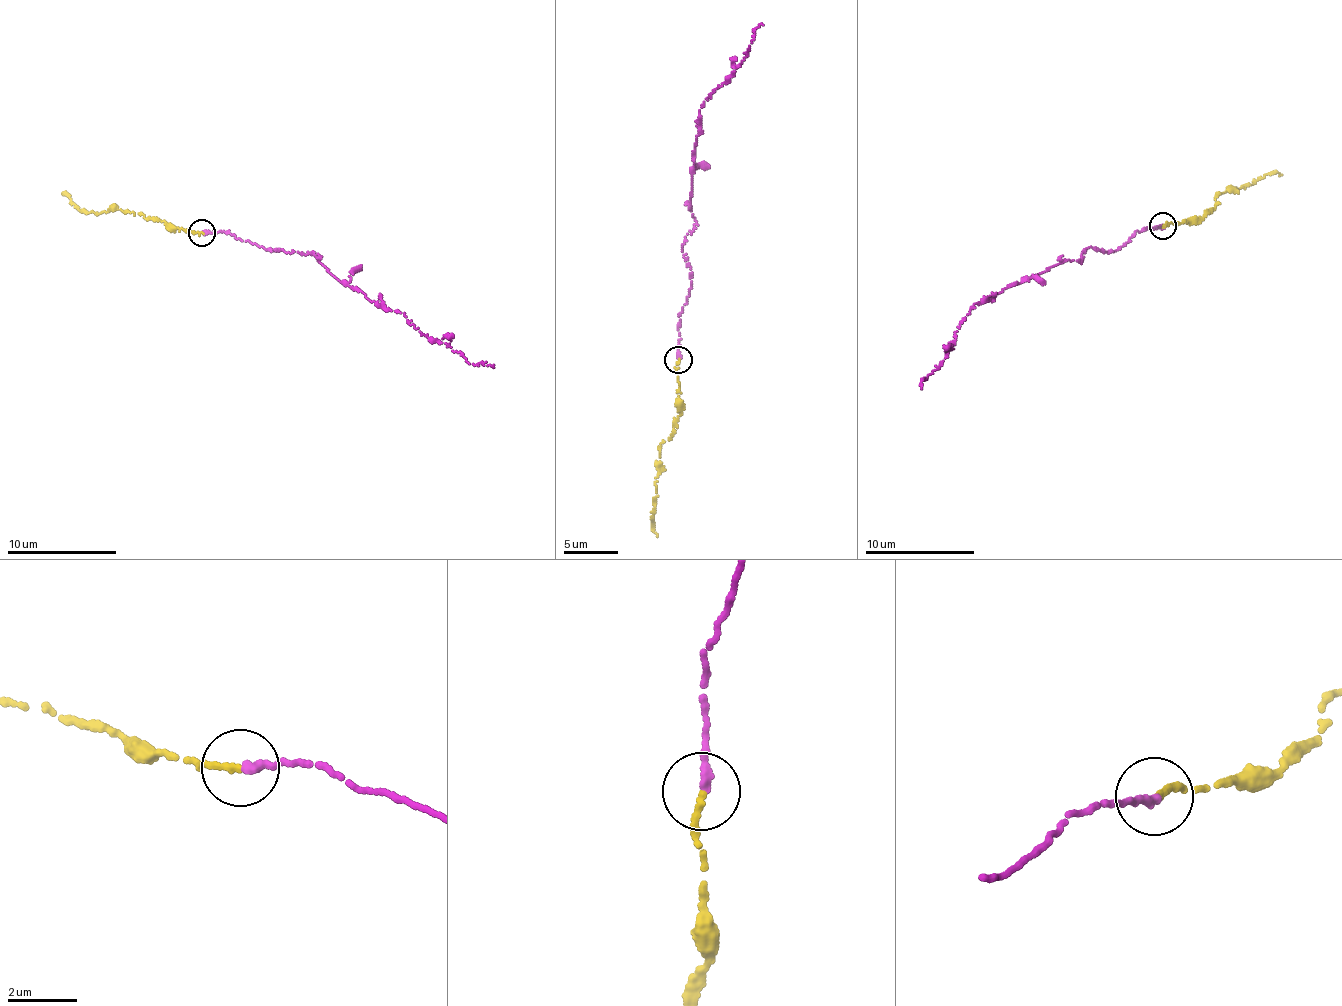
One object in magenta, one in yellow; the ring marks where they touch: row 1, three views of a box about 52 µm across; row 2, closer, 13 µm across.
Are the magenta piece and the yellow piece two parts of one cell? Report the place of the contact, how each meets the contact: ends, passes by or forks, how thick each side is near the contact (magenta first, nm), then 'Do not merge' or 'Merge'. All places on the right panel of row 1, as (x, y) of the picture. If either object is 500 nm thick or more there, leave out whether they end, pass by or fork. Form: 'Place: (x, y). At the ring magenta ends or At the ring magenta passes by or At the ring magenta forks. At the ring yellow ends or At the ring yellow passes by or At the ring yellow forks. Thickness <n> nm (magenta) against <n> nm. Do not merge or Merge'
Place: (1163, 226). At the ring magenta ends. At the ring yellow ends. Thickness 300 nm (magenta) against 200 nm. Merge

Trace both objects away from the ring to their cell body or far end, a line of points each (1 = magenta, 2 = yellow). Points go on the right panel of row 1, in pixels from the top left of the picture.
1: (1163, 227), (1137, 231), (1118, 250), (1084, 249), (1079, 260), (974, 304), (939, 368), (922, 389)
2: (1163, 227), (1205, 216), (1214, 209), (1216, 195), (1251, 185), (1275, 170), (1281, 175)

